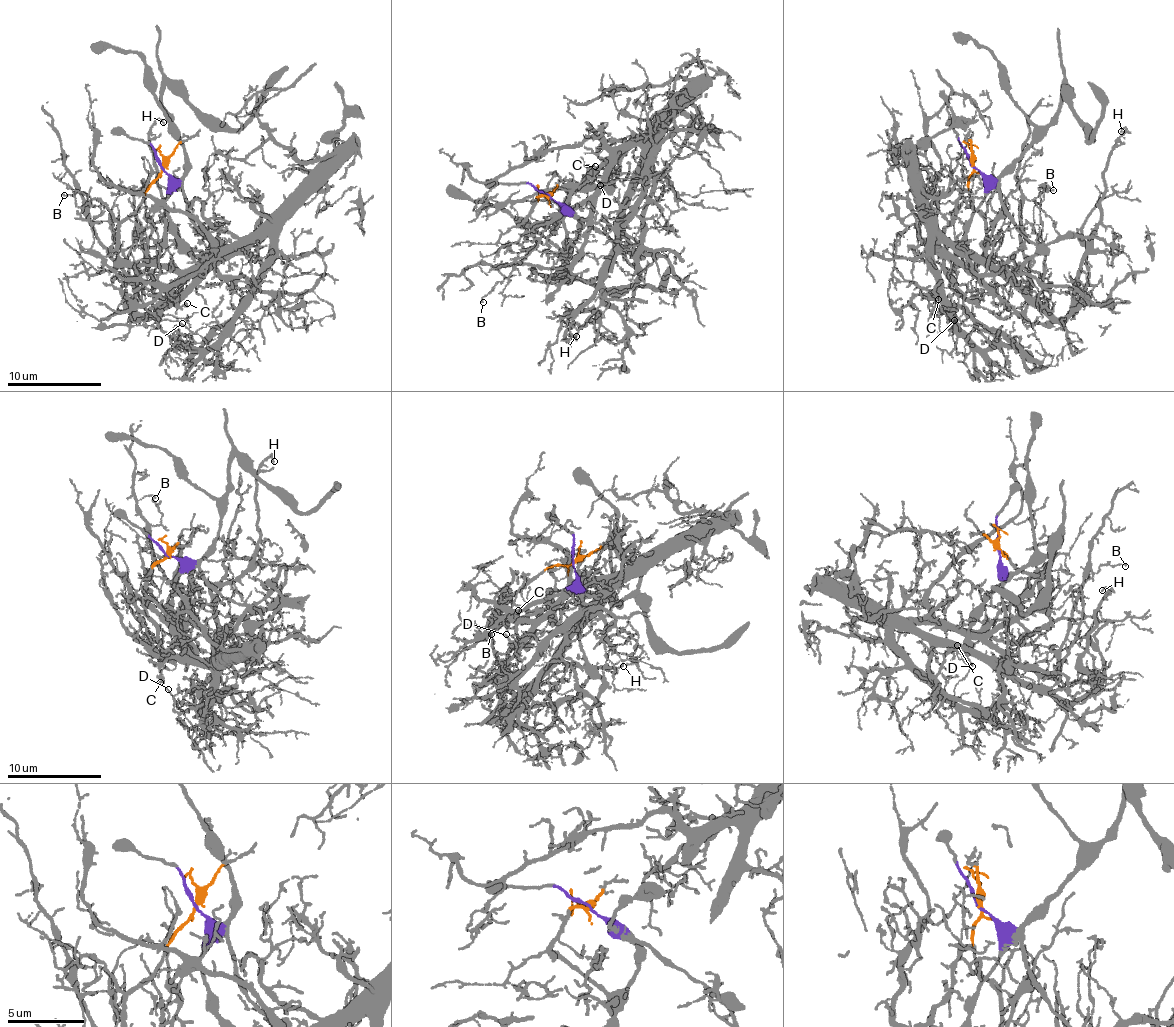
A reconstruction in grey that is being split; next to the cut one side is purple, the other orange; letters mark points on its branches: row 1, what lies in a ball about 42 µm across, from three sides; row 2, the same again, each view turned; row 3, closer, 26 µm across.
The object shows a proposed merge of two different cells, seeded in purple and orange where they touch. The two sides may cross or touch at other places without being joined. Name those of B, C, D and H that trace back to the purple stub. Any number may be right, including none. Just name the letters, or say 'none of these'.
none of these

